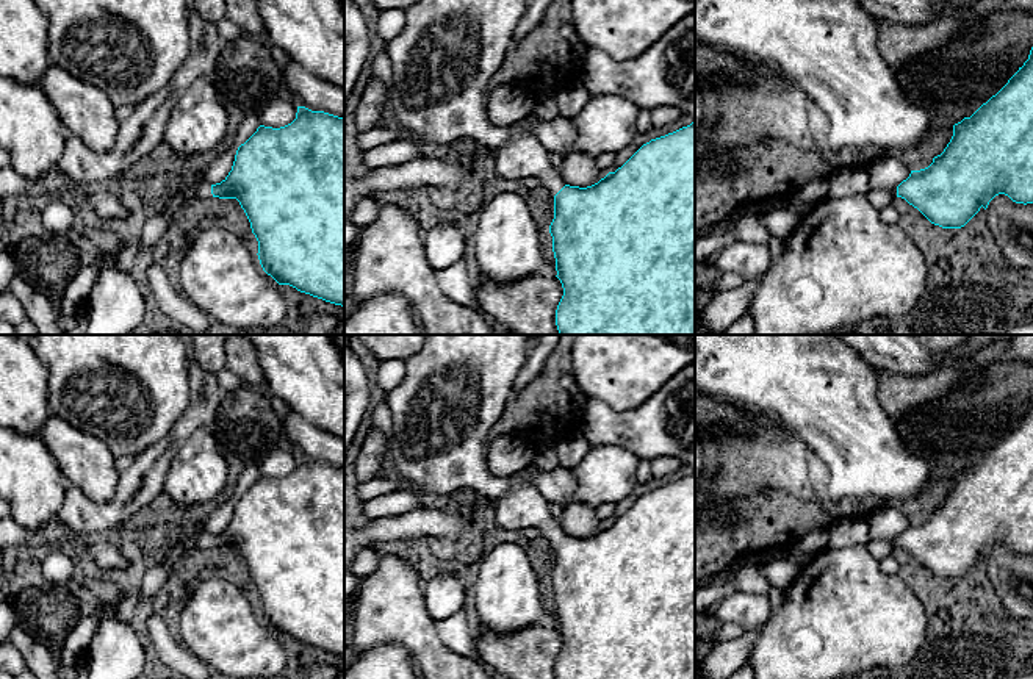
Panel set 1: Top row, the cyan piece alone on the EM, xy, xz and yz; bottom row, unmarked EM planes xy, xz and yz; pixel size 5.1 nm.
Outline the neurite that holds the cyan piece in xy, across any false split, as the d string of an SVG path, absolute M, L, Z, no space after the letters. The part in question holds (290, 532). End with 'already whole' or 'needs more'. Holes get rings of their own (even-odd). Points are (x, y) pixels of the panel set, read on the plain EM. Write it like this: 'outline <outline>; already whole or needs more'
outline M297 457L291 474L280 479L260 476L238 498L232 521L221 534L197 537L194 549L208 548L239 552L258 591L260 615L279 635L344 657L344 468Z; needs more

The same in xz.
outline M695 471L643 494L621 518L587 538L567 535L532 483L507 490L495 504L495 519L506 530L537 527L554 548L549 584L563 638L557 679L695 679Z; needs more

